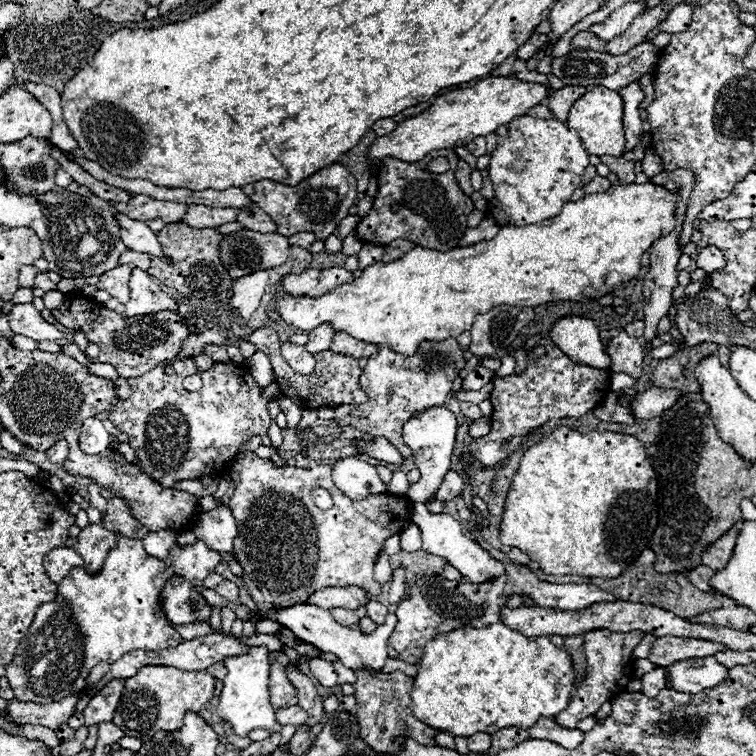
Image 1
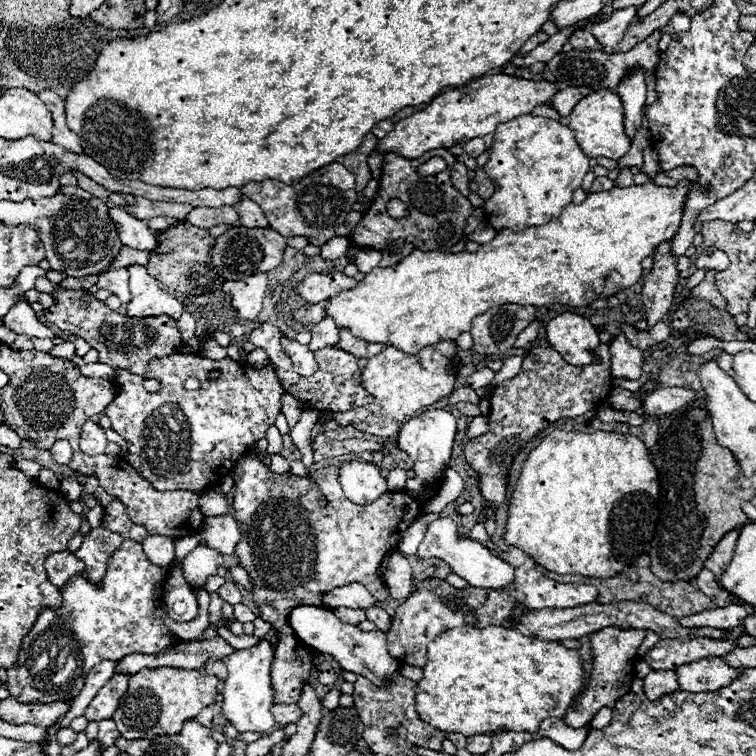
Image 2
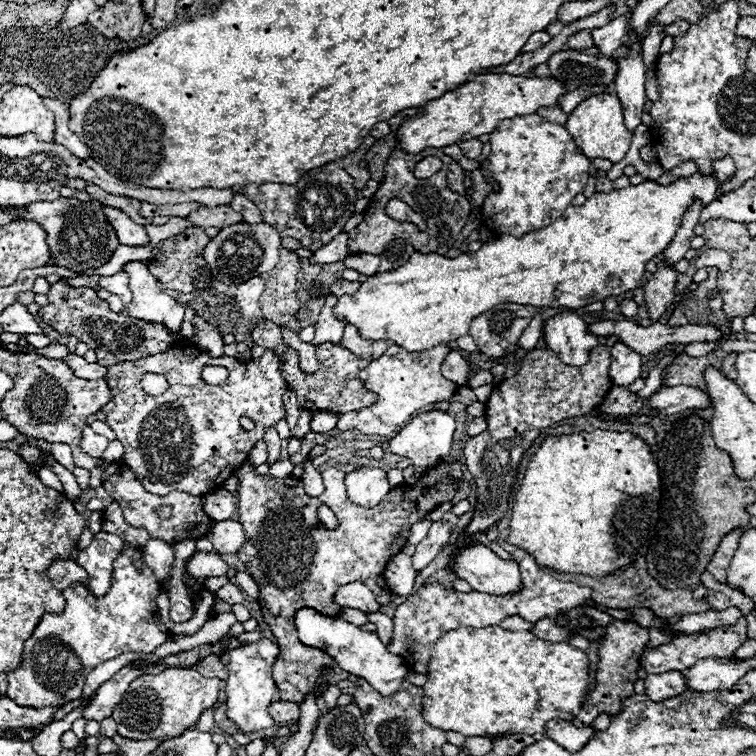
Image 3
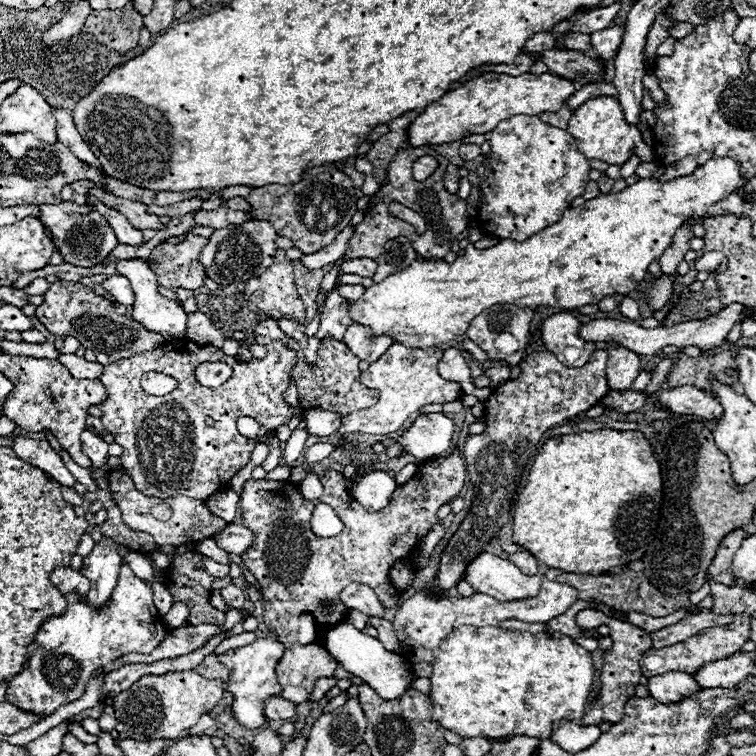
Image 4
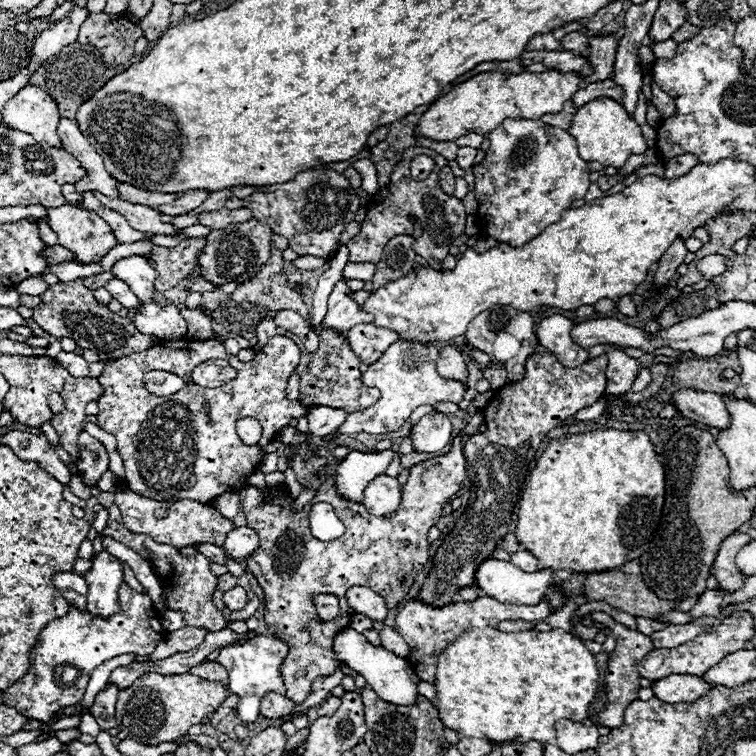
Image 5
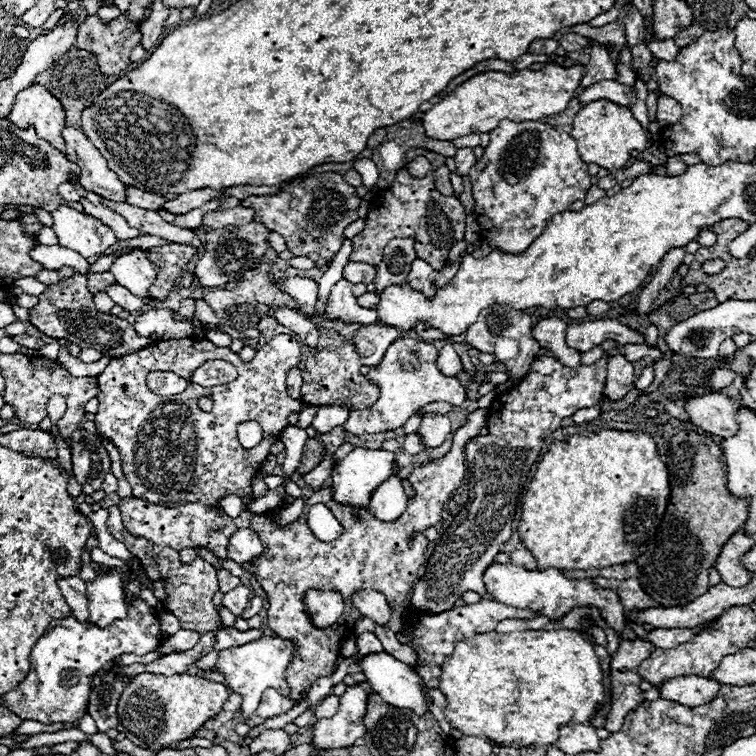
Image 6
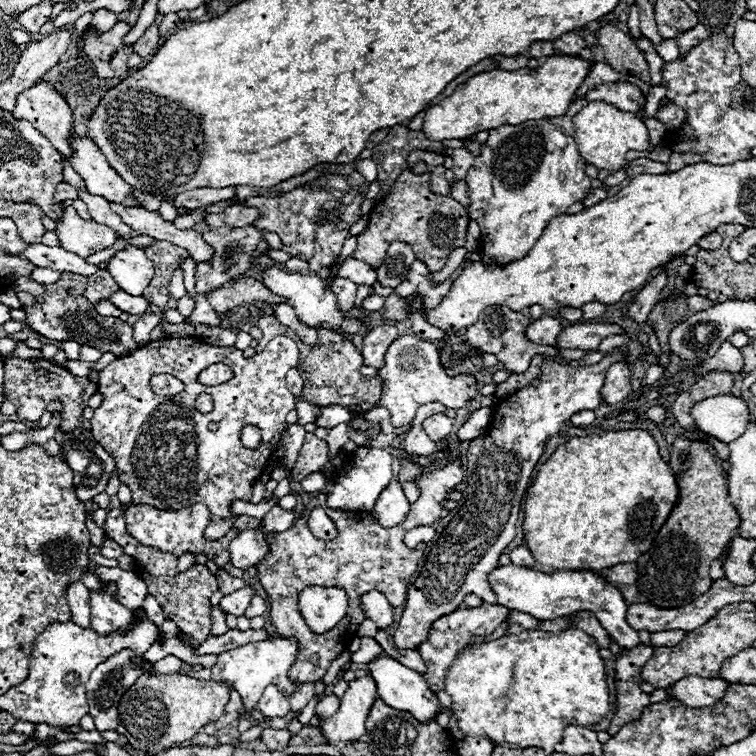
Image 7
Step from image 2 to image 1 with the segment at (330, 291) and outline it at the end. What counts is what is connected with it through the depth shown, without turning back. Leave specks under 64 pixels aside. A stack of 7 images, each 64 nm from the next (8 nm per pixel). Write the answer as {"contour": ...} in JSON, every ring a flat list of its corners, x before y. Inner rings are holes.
{"contour":[[330,268,330,270,306,270,298,276,284,276,282,286,290,294,306,294,312,298,324,296,326,292,338,288,338,284,348,284,354,280,354,274,350,274,346,268]]}

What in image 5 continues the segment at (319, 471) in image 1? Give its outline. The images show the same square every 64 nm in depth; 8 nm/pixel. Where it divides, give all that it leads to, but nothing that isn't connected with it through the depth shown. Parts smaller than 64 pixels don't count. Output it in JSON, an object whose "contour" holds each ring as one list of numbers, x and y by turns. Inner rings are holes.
{"contour":[[462,434,454,436,452,450,448,454,424,460,410,470,408,482,402,486,402,508,392,516,372,516,362,504,340,498,336,494,334,476,326,478,316,494,316,500,326,500,346,526,346,532,330,542,322,542,310,534,310,506,306,506,302,512,292,512,292,496,288,494,286,486,266,488,264,492,248,486,244,488,244,492,240,492,240,502,248,526,256,530,260,538,260,548,246,560,246,566,264,590,264,622,276,636,280,636,280,640,288,640,288,660,282,664,280,672,284,676,286,696,292,702,304,702,310,694,312,680,318,676,330,676,340,666,332,642,336,638,336,632,340,634,342,628,350,628,354,616,354,610,344,598,348,588,372,588,376,594,384,596,388,608,396,608,406,600,414,578,428,560,428,530,440,520,444,504,452,500,466,478,462,440],[266,494,272,494,274,502,264,506,262,500],[318,592,338,596,340,616,336,616,336,620,320,622,316,618,312,596],[304,628,308,628,310,632,310,642,306,644,300,642,300,634]]}

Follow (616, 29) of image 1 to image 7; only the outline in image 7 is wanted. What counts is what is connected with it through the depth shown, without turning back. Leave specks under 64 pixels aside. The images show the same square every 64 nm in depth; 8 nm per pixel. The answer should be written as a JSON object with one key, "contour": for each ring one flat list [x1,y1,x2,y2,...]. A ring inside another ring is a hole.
{"contour":[[596,62,596,64,592,66,590,74,586,76,586,80,582,82,582,86,578,88,576,98,584,98,592,88,596,88,596,86,600,86,600,84,616,84,618,78,620,78,620,76,618,76,618,72,616,72,612,66,608,66,606,62]]}

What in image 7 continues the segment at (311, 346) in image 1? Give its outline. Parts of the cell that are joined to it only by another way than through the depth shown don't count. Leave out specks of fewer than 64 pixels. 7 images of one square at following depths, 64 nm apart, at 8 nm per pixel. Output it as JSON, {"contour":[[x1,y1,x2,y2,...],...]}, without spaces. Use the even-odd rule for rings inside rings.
{"contour":[[334,278,332,280,332,292,336,292,338,296,338,306,342,312,350,312,354,306,354,296,356,296,356,284,346,280,346,278]]}

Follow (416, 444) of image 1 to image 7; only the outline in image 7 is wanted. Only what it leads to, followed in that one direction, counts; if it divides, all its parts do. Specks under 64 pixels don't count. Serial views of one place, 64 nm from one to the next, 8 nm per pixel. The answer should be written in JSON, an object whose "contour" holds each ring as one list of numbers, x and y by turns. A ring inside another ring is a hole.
{"contour":[[446,414,430,416,428,420,424,420,424,432,432,440,442,440,452,432,452,418,448,418]]}

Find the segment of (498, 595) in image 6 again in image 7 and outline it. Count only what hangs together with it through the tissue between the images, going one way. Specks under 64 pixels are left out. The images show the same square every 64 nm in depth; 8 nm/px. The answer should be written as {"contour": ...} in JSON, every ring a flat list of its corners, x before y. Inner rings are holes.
{"contour":[[498,566,488,574,488,582,492,584,492,590,498,596,498,602,510,610,518,610,524,614,530,614,538,620,554,620,560,616,570,616,576,612,594,612,600,624,608,630,610,638,624,650,636,648,640,644,639,633,630,628,626,622,626,610,628,604,624,602,624,596,618,588,606,582,604,576,594,574,592,570,558,570,554,574,536,572,524,566]]}

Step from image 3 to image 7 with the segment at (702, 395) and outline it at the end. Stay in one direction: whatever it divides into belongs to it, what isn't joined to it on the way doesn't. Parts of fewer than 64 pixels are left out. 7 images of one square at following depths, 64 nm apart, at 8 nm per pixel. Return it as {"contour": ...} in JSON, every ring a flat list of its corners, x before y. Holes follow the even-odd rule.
{"contour":[[714,396,698,402,692,408,692,416,702,432,724,440,726,444,742,436,748,422,752,422,748,404,736,396]]}

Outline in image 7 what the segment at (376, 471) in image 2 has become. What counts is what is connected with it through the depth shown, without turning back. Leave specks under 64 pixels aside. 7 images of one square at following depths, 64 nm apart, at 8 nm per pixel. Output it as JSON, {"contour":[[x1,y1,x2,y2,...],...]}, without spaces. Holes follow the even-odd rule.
{"contour":[[393,456,392,463,392,484,388,484,388,488,384,488,382,496,378,496,374,510,370,512,380,526,384,528,394,528,398,526,406,514,410,512,410,502,406,500,402,486,398,484,398,474,401,469,401,463,398,457]]}

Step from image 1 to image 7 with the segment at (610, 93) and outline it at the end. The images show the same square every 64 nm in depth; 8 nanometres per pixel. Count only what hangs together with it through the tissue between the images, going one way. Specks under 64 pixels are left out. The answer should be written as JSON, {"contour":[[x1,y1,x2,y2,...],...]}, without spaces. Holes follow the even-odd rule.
{"contour":[[588,102,576,116,574,116,574,128,576,128,576,144,580,150,580,156,586,160,586,164,596,166,598,170,610,170,618,172,626,164,626,152,630,150,646,150,648,148,648,130,640,118,636,118,630,112,622,112,606,102]]}

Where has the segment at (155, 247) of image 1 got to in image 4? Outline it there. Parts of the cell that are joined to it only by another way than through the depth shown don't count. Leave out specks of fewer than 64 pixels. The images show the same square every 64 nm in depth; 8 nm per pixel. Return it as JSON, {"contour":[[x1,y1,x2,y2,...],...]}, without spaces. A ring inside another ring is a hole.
{"contour":[[88,194,88,204,92,204,92,206,108,220,108,224,112,226,112,230,114,230,116,238,120,240,120,244,136,246,136,244,140,244,140,242,144,240,142,230,132,228,132,224,128,222,128,218,124,218,120,212,112,210,112,208,108,208,108,206,104,206,104,204,100,204,100,200,96,200,96,198,90,196,90,194]]}

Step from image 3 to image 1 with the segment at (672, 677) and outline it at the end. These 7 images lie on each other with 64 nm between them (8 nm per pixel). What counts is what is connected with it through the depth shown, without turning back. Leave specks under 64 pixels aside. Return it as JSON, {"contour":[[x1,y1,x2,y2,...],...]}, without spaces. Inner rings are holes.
{"contour":[[654,668,652,672,642,676,642,694,648,698,656,698,662,688,666,688,666,670]]}

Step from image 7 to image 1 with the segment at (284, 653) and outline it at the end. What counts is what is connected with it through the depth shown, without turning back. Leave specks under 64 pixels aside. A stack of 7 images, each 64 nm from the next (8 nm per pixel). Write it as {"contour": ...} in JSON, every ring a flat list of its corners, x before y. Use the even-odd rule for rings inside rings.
{"contour":[[256,646,246,654,240,656,228,656,224,660,224,666,228,668,228,674,224,678,224,688,218,702,218,716,222,716,226,722,232,724,234,732,238,736,248,736,248,732,262,728,272,730,276,724,274,708,270,704,270,690,268,690,268,676,270,676,270,652,266,646]]}

